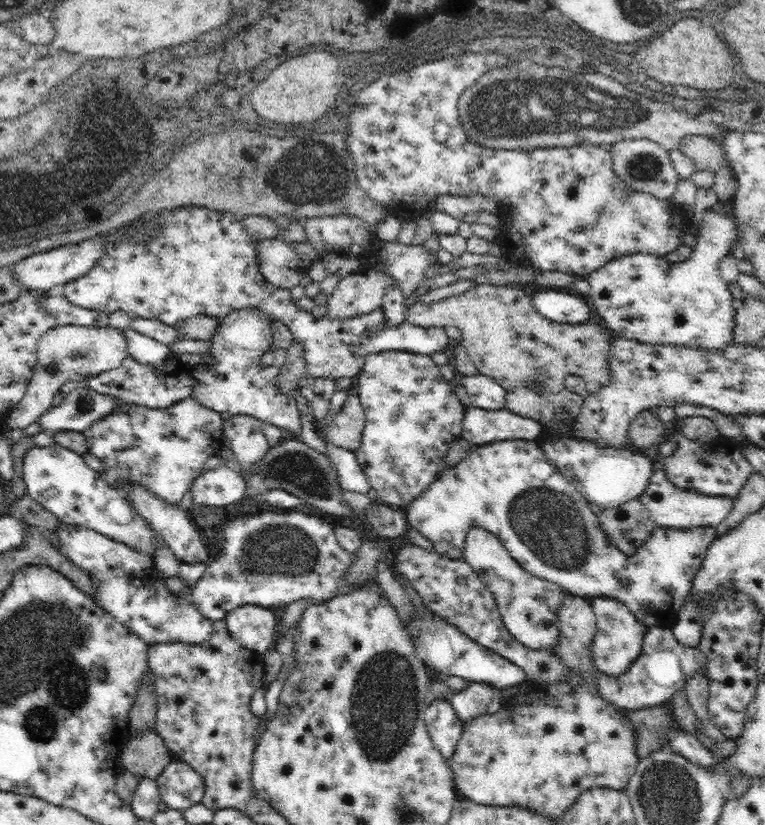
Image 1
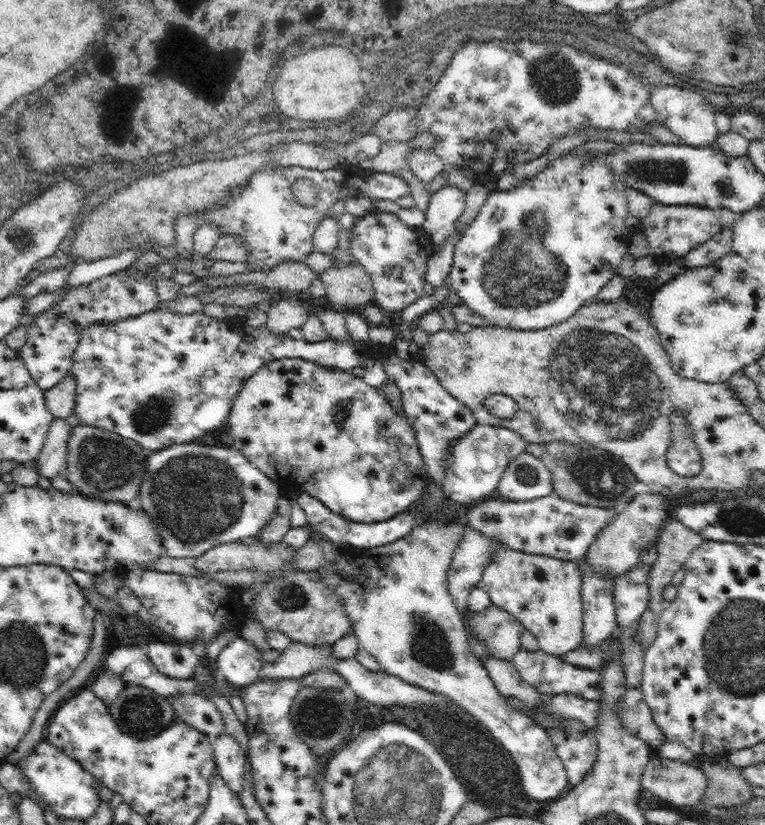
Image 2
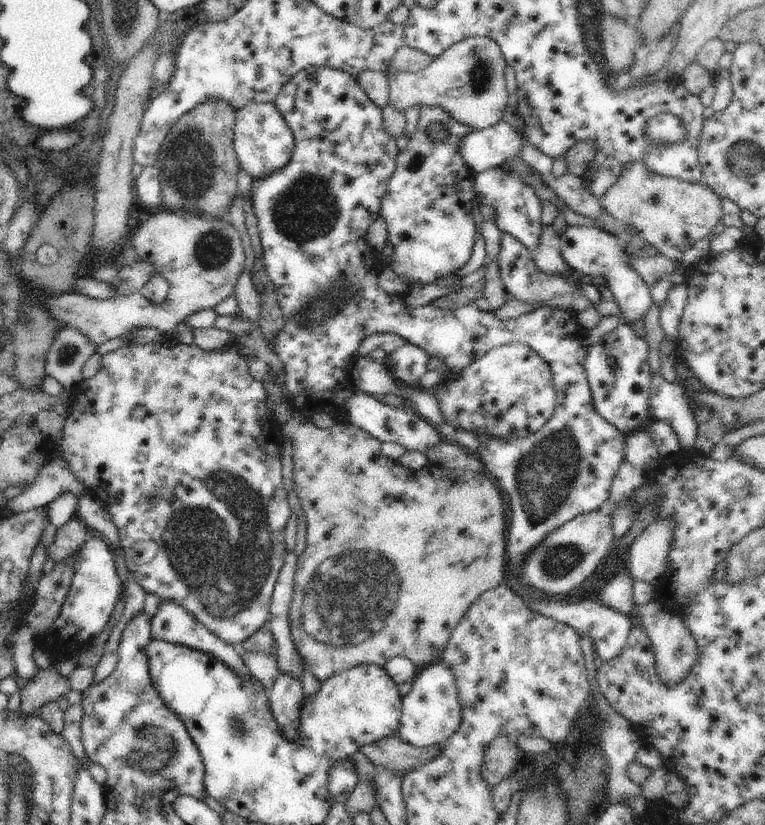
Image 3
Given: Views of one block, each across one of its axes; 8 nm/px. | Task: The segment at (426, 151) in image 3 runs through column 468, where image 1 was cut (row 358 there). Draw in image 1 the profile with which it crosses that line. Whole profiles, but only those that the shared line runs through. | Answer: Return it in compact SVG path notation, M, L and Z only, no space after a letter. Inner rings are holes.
M244 308L243 310L232 310L224 320L219 320L218 330L212 338L209 353L196 355L192 353L172 353L168 358L158 364L140 364L130 355L124 359L121 366L90 377L85 380L86 385L91 390L99 394L106 394L111 398L116 398L122 403L132 403L144 405L148 408L163 409L168 408L179 400L192 397L202 406L208 407L216 412L229 412L231 415L254 416L260 422L274 424L280 428L285 428L293 432L298 438L301 433L300 410L296 407L296 400L290 394L282 394L278 387L277 376L279 368L269 365L262 368L260 357L274 349L271 331L272 316L265 314L257 308Z

